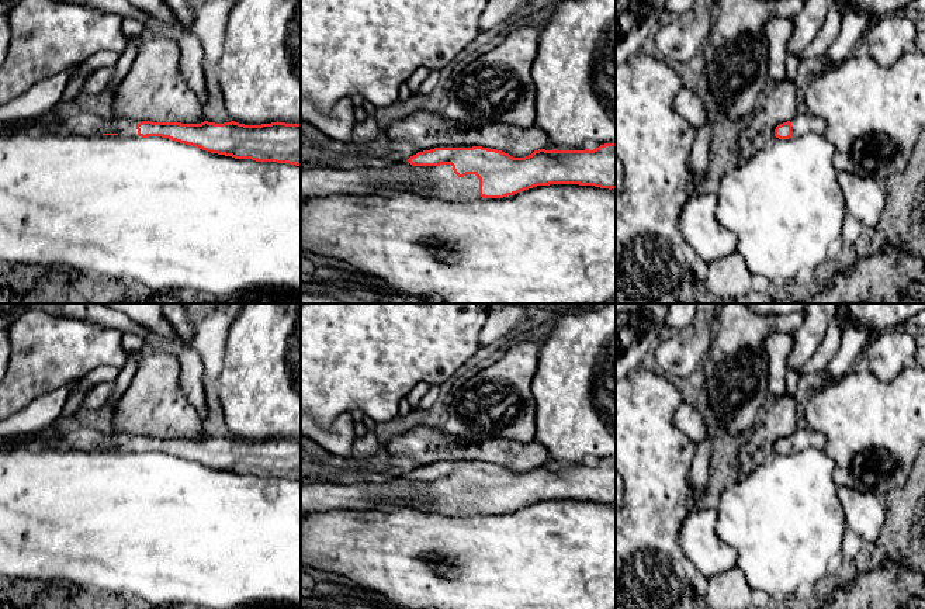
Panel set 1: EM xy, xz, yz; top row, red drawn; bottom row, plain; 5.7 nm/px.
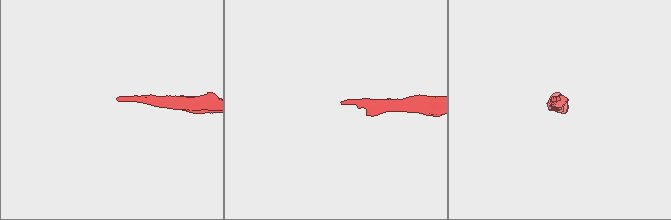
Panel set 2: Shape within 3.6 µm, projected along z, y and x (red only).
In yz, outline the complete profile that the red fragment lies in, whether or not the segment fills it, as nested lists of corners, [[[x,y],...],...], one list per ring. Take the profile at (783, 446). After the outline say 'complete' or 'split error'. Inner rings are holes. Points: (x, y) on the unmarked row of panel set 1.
[[[797,429],[791,436],[776,442],[775,451],[779,454],[789,454],[791,451],[803,451],[808,447],[825,449],[825,436],[814,429]]]; split error

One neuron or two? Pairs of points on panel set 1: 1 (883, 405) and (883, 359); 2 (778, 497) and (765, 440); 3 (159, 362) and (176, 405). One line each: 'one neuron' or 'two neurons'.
1: two neurons
2: two neurons
3: one neuron

